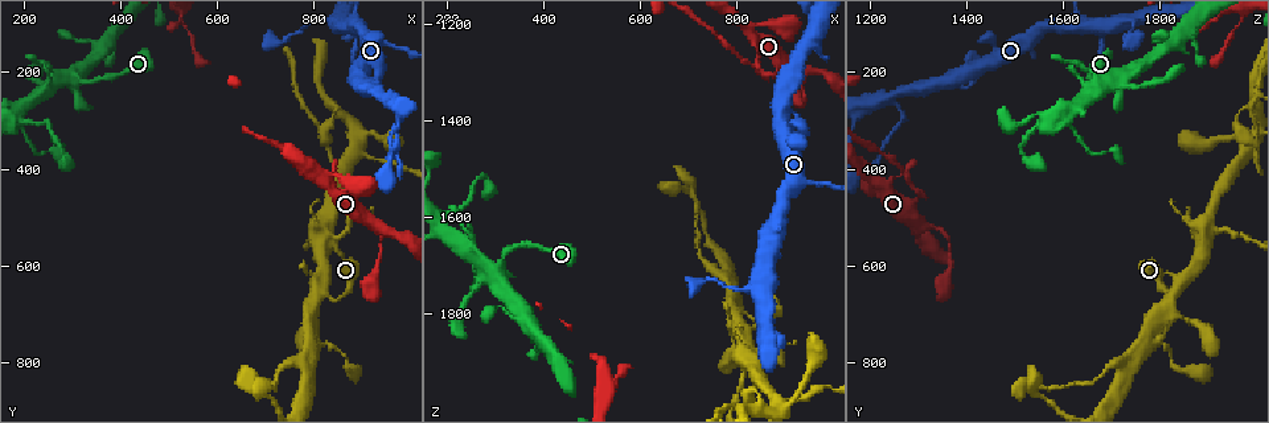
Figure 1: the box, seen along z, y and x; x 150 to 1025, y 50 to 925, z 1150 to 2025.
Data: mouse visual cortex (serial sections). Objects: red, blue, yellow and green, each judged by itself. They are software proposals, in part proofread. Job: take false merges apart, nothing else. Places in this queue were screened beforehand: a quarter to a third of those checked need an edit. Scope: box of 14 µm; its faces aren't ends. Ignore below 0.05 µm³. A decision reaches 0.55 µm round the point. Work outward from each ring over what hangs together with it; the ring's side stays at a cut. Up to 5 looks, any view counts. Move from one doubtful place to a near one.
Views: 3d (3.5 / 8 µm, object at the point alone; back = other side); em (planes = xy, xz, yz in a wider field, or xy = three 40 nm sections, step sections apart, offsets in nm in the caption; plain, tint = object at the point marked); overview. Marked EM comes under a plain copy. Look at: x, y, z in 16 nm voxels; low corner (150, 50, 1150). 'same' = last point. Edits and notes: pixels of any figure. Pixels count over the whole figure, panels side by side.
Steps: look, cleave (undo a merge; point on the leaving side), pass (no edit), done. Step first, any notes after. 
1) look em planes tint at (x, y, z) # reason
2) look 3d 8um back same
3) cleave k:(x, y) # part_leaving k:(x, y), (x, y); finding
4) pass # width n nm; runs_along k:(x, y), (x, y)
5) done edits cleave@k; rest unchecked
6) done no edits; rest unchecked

look 3d 3.5um at (870, 445, 1310) # sharp bend

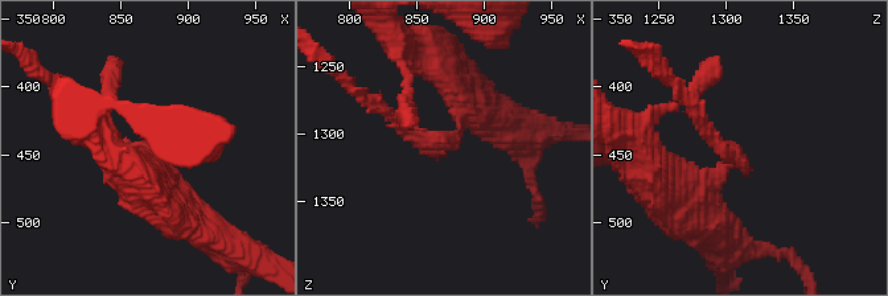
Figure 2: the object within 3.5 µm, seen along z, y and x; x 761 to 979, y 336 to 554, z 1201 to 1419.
look em xy step 5 tint at (874, 446, 1302) # arm_widths 150, 400 nm

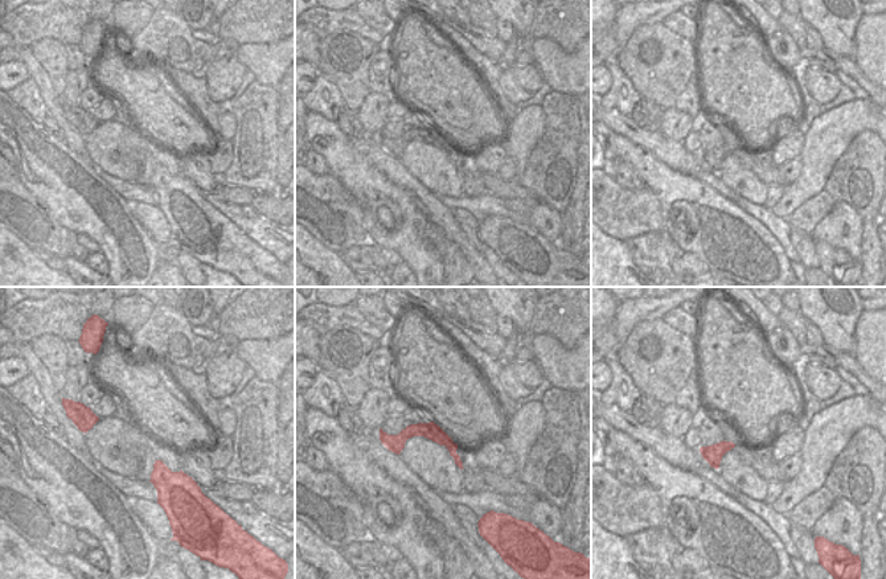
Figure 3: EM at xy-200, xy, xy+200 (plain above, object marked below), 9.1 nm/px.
cleave 2:(728, 152) # part_leaving 2:(731, 155), (687, 94); two cells meet here

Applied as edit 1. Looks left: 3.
look 3d 8um at (820, 530, 1910)

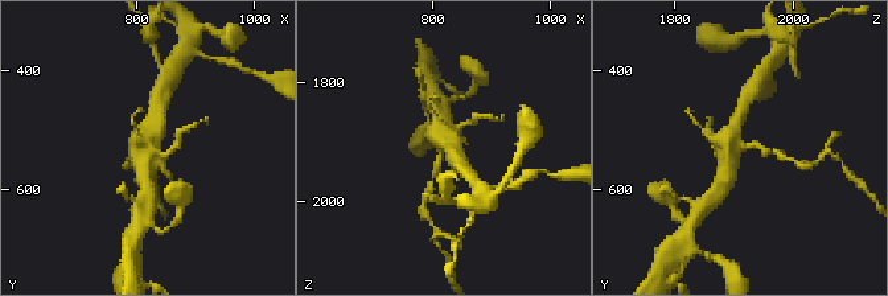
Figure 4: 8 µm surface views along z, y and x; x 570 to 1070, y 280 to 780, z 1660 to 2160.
look em xy step 1 tint at (815, 530, 1910)

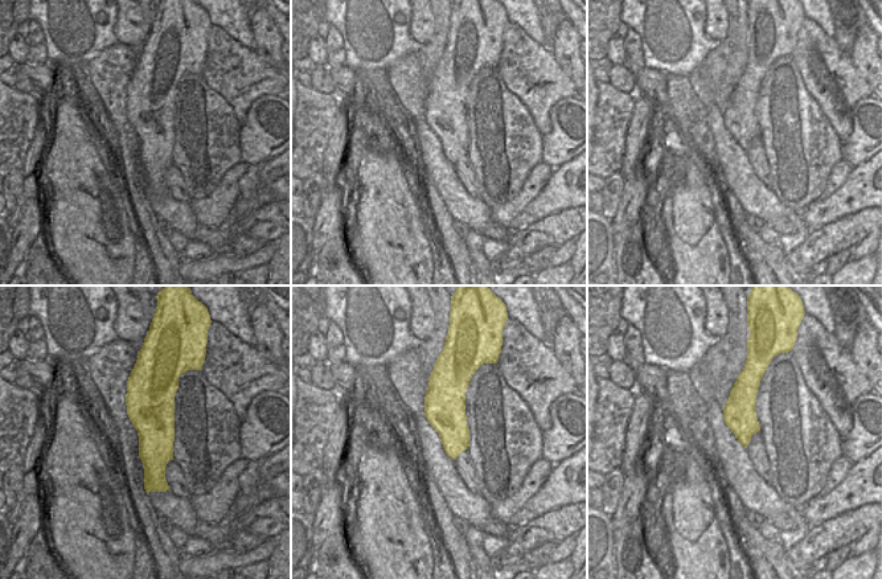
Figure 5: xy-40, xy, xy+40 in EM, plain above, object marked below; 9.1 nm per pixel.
cleave 4:(781, 155) # a second cell is stuck on

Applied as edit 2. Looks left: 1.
done edits cleave@2, cleave@4; rest unchecked

